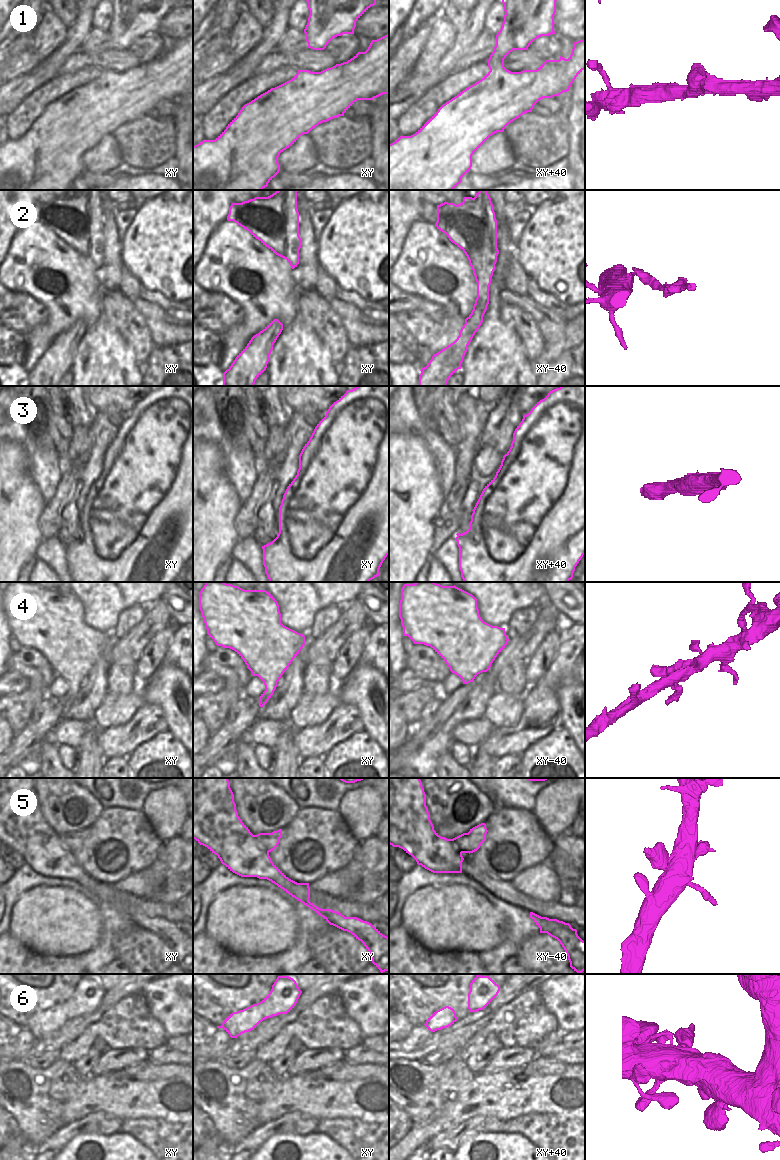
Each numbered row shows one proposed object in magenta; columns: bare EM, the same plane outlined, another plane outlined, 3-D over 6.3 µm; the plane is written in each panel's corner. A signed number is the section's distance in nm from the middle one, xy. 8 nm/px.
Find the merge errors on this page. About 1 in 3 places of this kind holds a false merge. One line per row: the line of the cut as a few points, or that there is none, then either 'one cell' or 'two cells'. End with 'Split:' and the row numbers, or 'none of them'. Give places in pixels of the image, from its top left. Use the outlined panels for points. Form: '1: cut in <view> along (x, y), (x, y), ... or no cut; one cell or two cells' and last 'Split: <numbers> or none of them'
1: no cut; one cell
2: cut in xy along (258, 333), (262, 340), (273, 344); two cells
3: no cut; one cell
4: no cut; one cell
5: cut in xy along (272, 833), (264, 838), (262, 844), (268, 853); two cells
6: no cut; one cell
Split: 2, 5

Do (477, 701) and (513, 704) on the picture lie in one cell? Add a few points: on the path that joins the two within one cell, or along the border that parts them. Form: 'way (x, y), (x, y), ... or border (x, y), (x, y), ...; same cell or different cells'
border (497, 690), (487, 703), (484, 717); different cells

